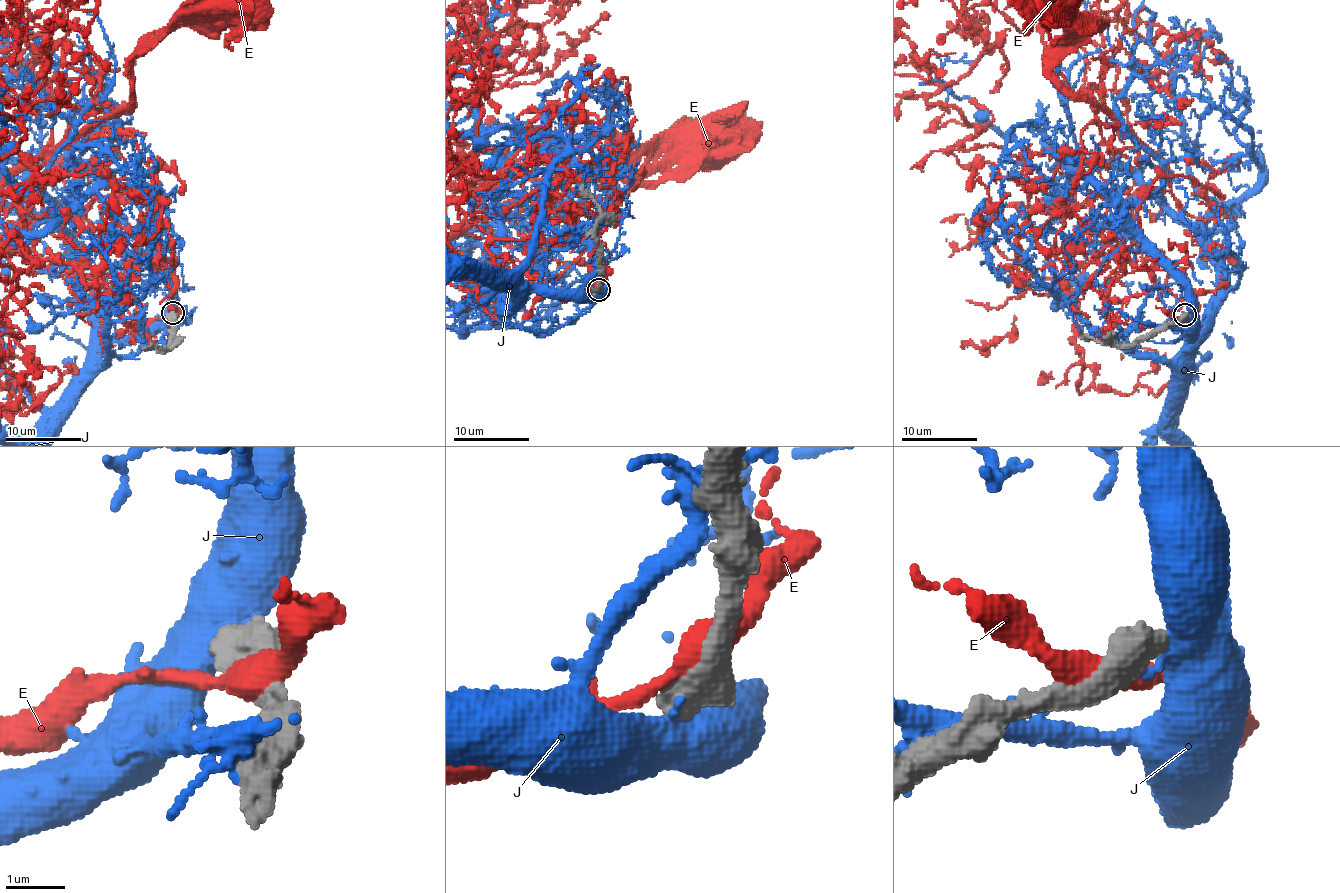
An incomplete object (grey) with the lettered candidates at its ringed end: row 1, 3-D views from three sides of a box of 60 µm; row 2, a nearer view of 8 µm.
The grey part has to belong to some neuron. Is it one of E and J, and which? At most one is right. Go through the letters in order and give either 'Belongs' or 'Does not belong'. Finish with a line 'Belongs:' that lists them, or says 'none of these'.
E: Does not belong
J: Does not belong
Belongs: none of these

